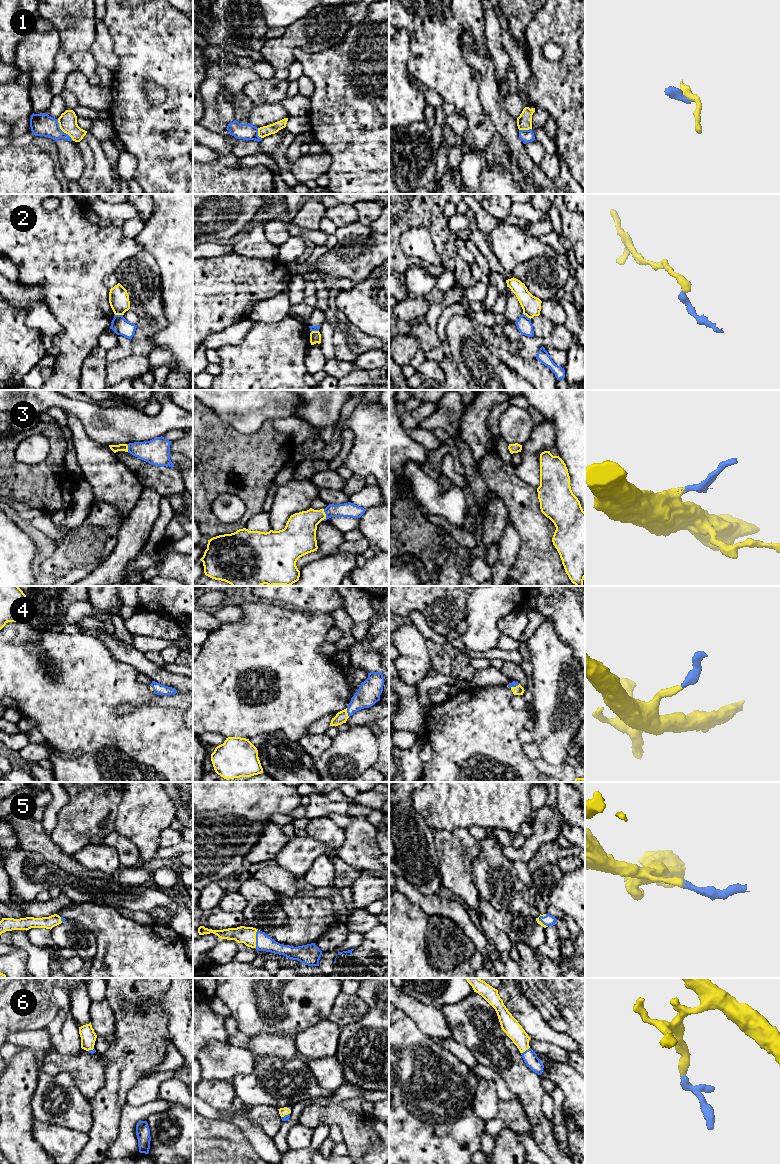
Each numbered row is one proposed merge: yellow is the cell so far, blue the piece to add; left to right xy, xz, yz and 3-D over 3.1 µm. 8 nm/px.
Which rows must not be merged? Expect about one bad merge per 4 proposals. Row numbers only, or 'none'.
1, 2

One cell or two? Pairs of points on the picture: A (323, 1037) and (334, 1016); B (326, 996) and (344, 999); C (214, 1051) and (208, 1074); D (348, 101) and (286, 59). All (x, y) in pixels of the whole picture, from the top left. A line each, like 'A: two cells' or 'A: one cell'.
A: two cells
B: two cells
C: one cell
D: two cells

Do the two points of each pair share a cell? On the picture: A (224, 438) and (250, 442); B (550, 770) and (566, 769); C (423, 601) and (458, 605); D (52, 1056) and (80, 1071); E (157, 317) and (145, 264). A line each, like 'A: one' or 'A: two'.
A: one
B: one
C: one
D: one
E: one

